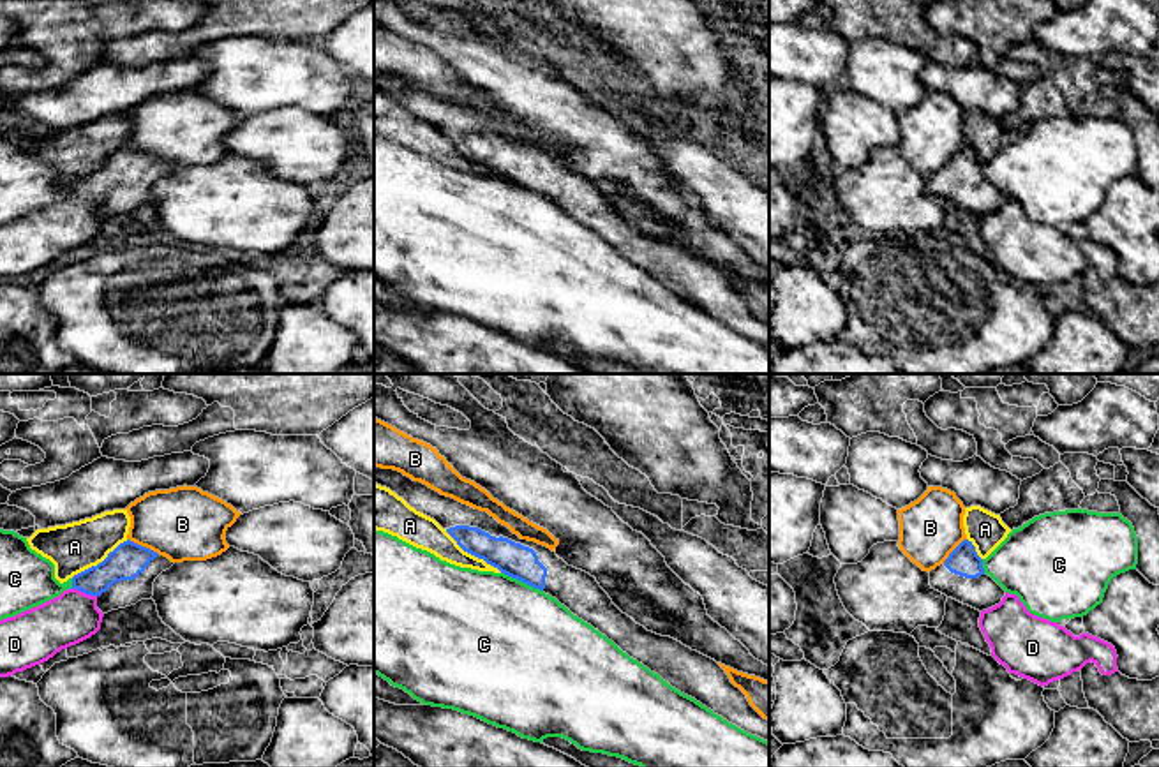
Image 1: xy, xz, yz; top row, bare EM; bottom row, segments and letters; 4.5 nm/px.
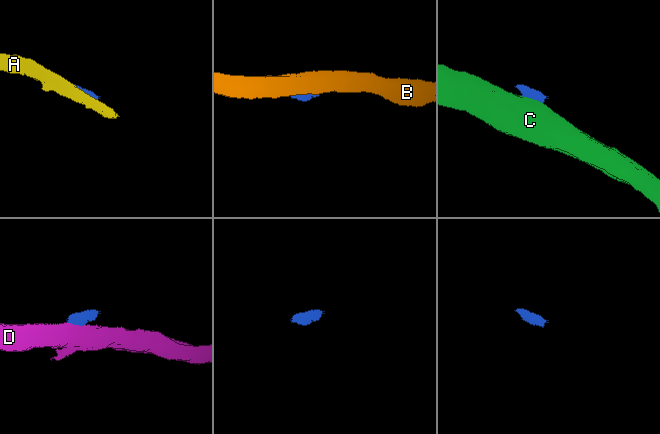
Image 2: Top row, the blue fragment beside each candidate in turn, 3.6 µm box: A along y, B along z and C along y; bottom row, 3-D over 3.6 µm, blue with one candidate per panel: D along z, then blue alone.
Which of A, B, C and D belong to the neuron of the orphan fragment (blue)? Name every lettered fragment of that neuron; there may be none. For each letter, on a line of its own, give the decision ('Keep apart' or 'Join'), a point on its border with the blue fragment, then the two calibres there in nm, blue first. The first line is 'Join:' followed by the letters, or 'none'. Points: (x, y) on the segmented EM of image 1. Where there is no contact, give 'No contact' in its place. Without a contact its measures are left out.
Join: none
A: Keep apart. Touches blue at xz (473, 554). Thickness 160 nm (blue) against 150 nm
B: Keep apart. Touches blue at xy (143, 547). Thickness 160 nm (blue) against 340 nm
C: Keep apart. Touches blue at xz (523, 580). Thickness 160 nm (blue) against 480 nm
D: Keep apart. Touches blue at xy (85, 593). Thickness 160 nm (blue) against 240 nm

